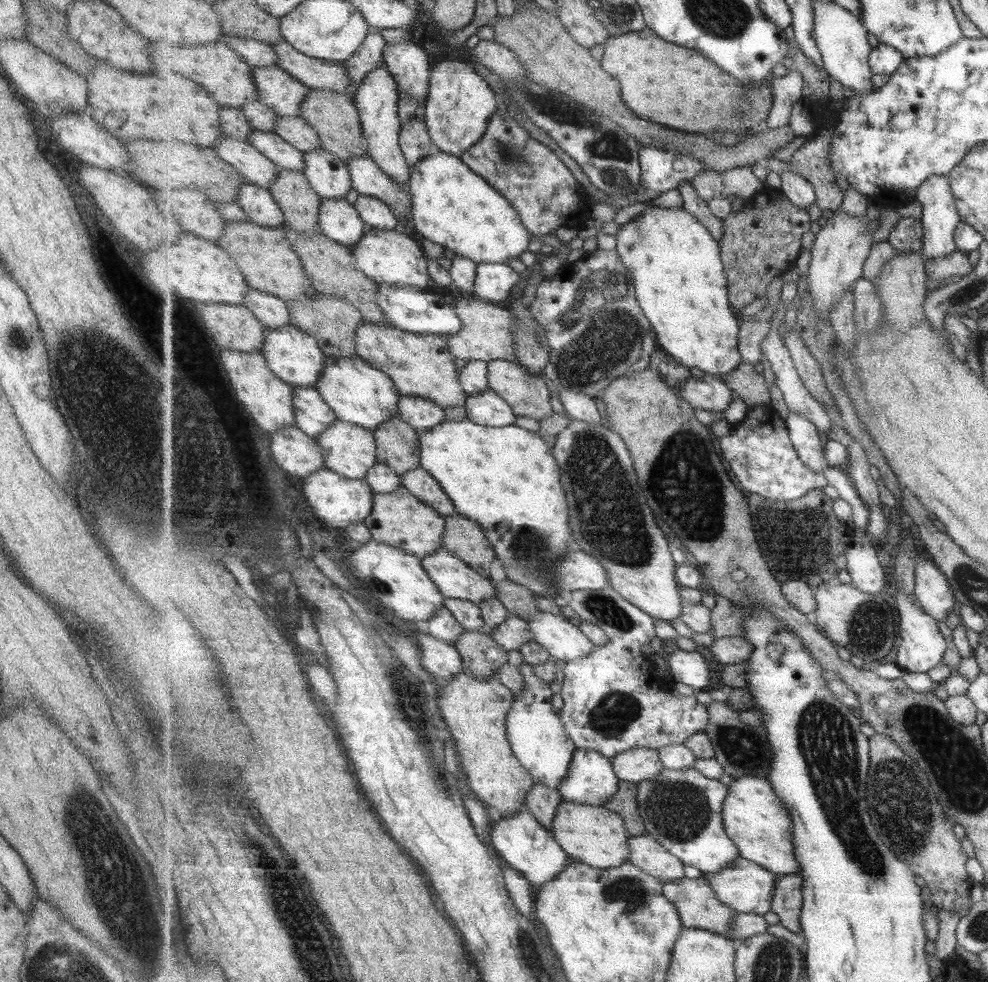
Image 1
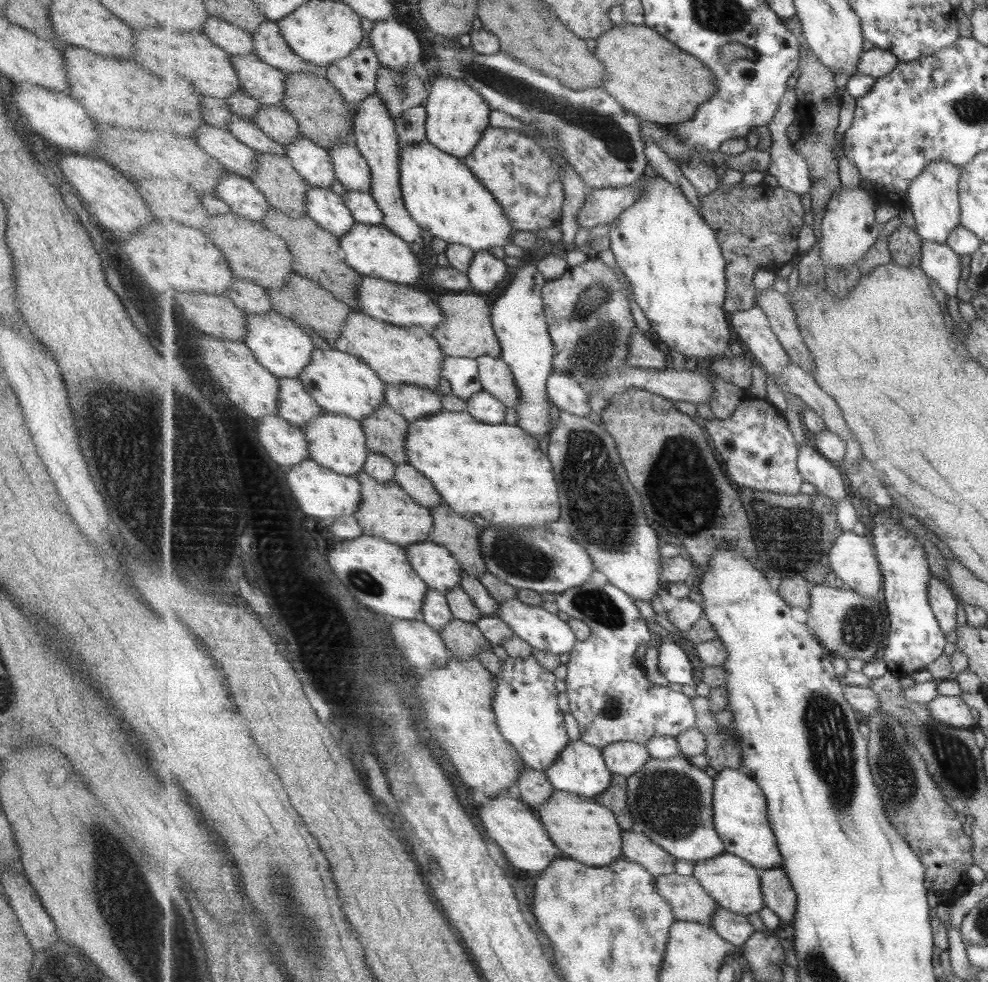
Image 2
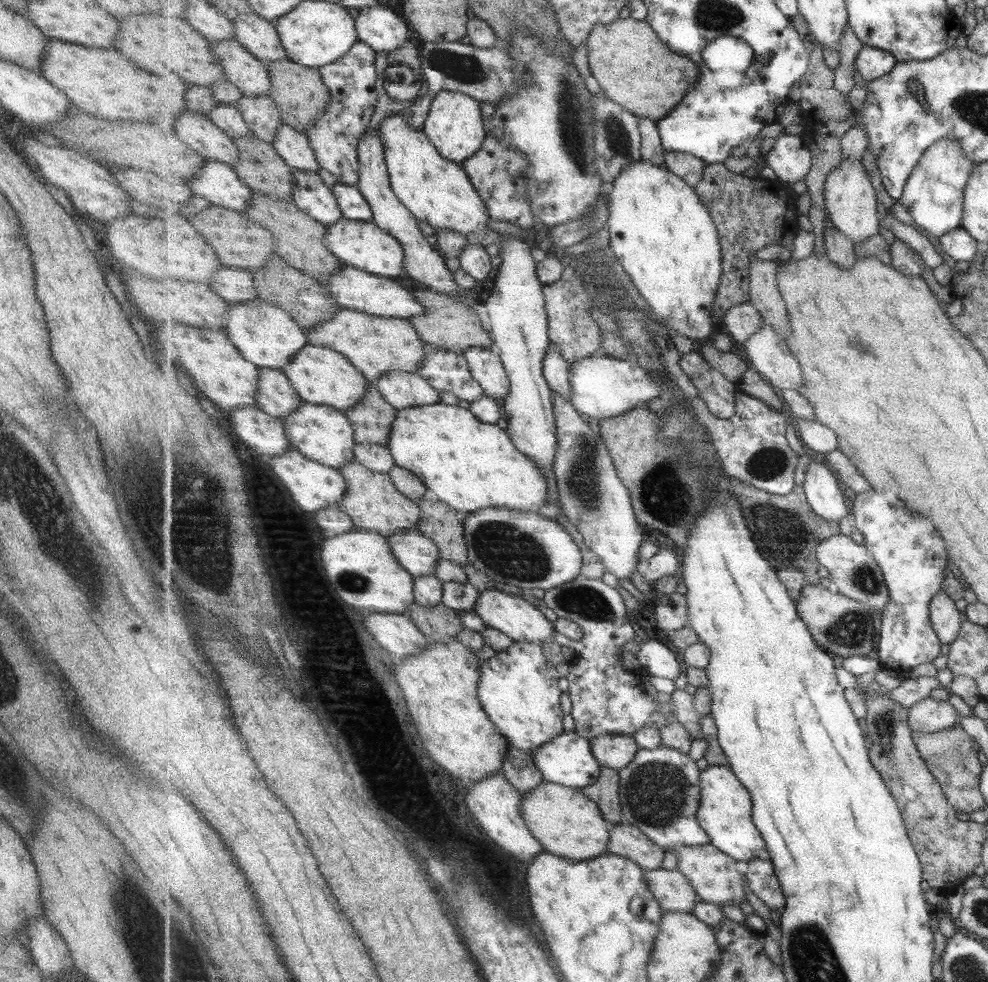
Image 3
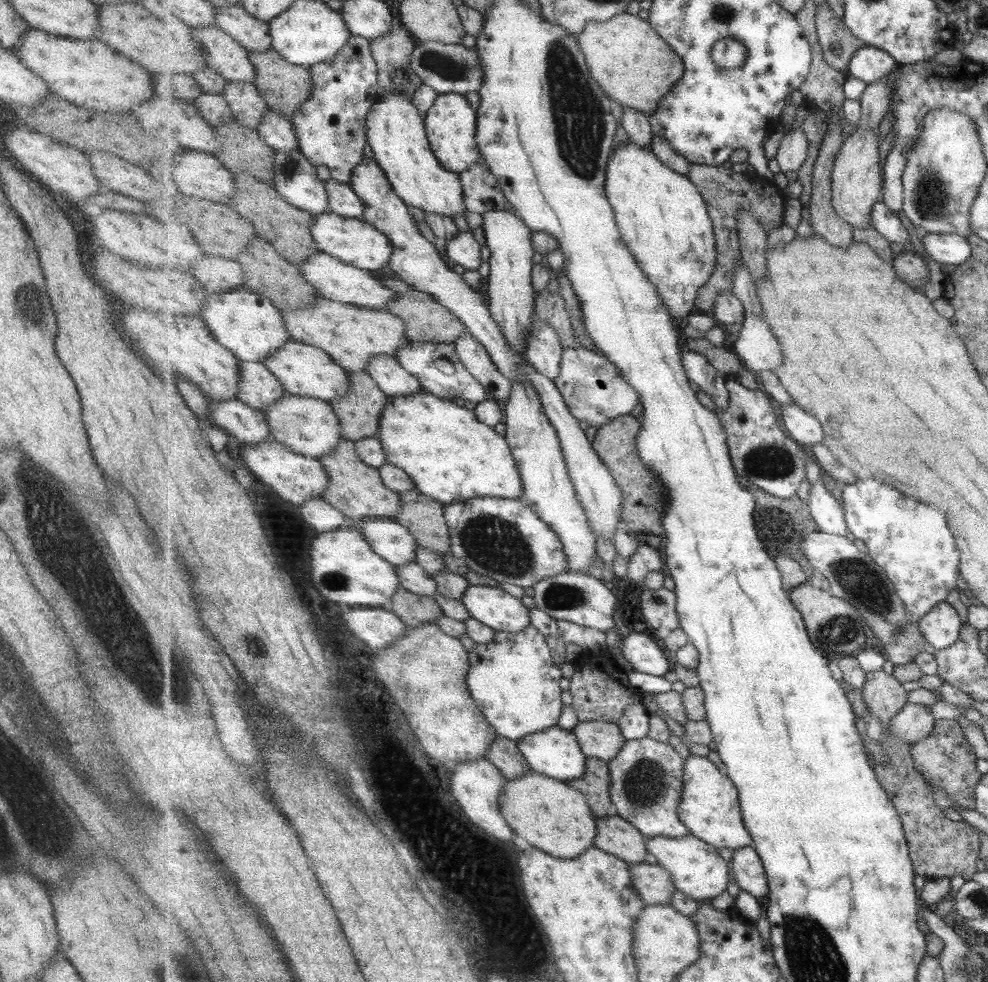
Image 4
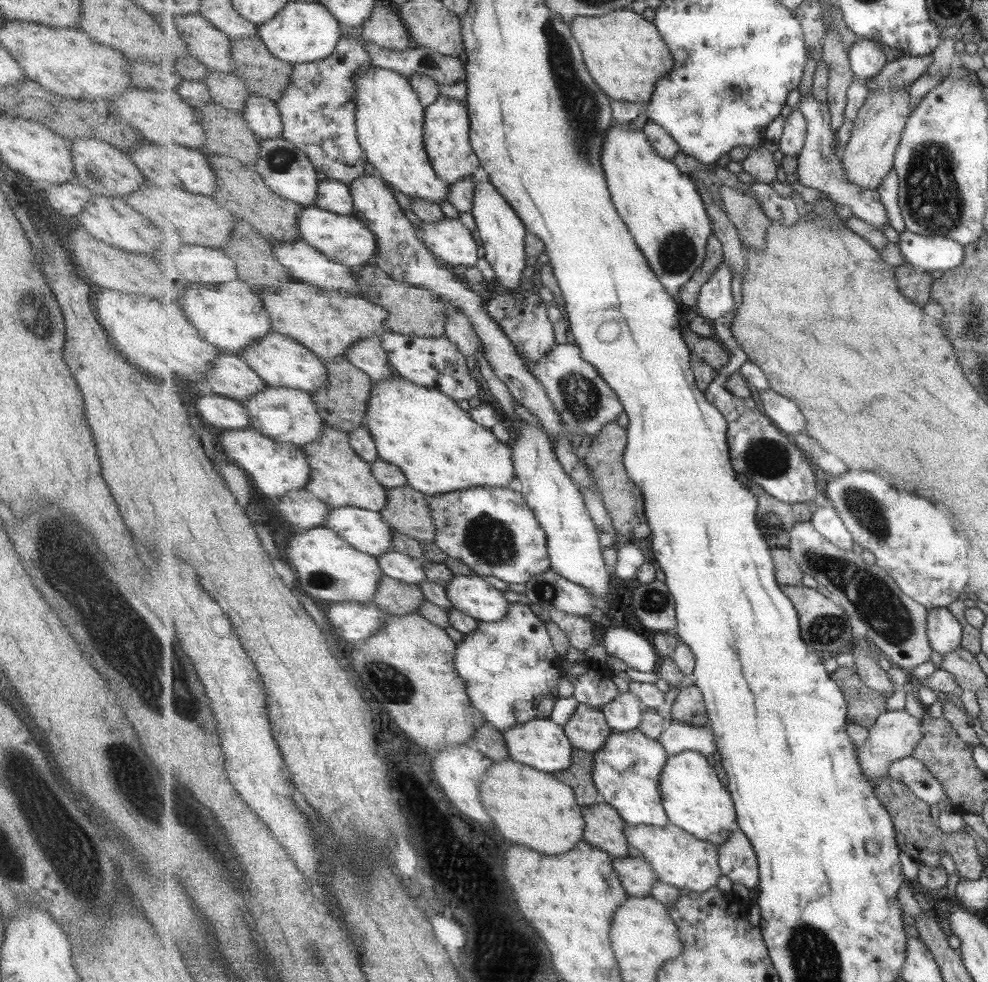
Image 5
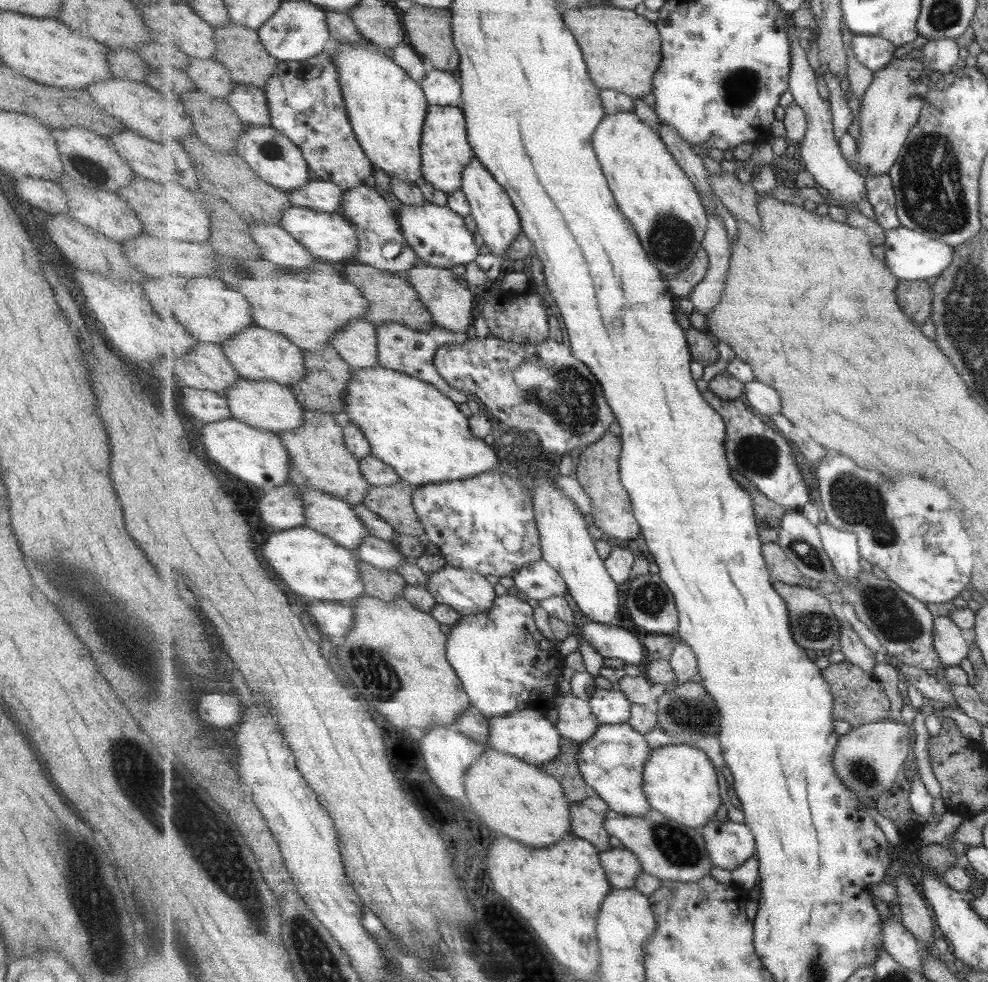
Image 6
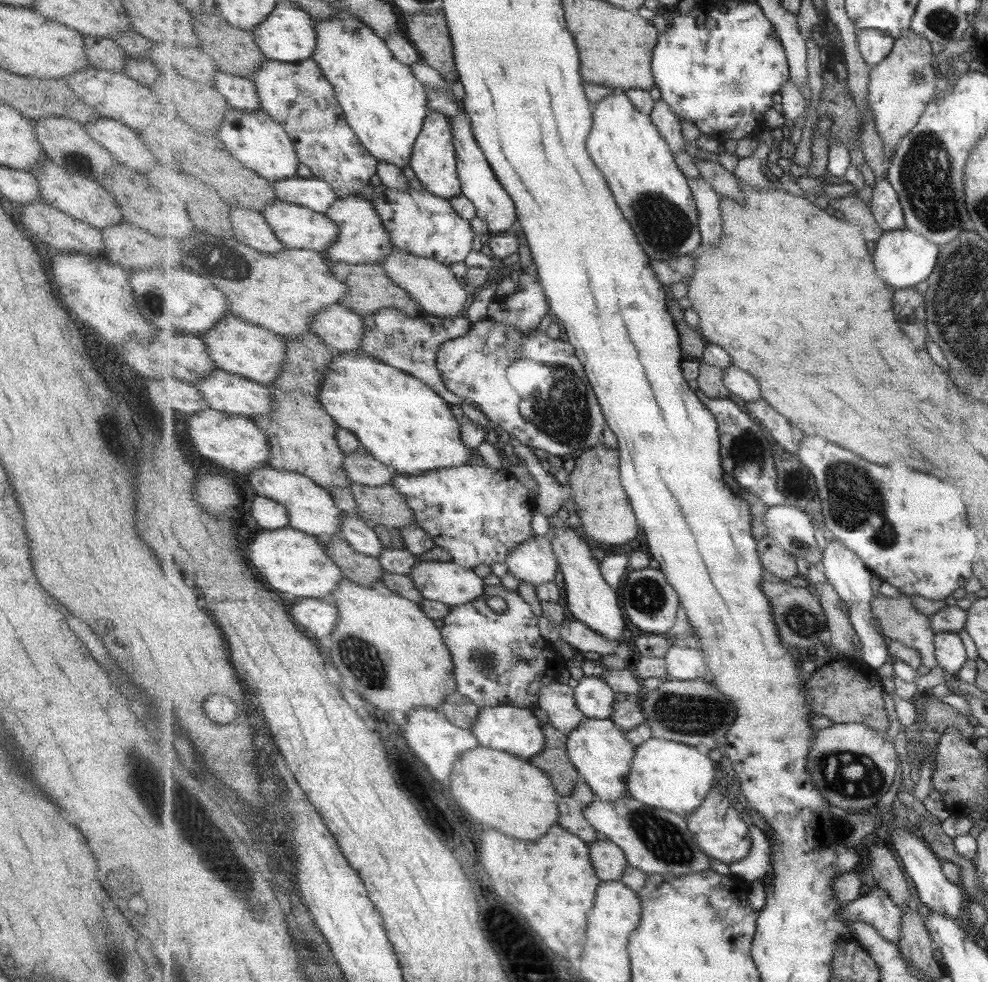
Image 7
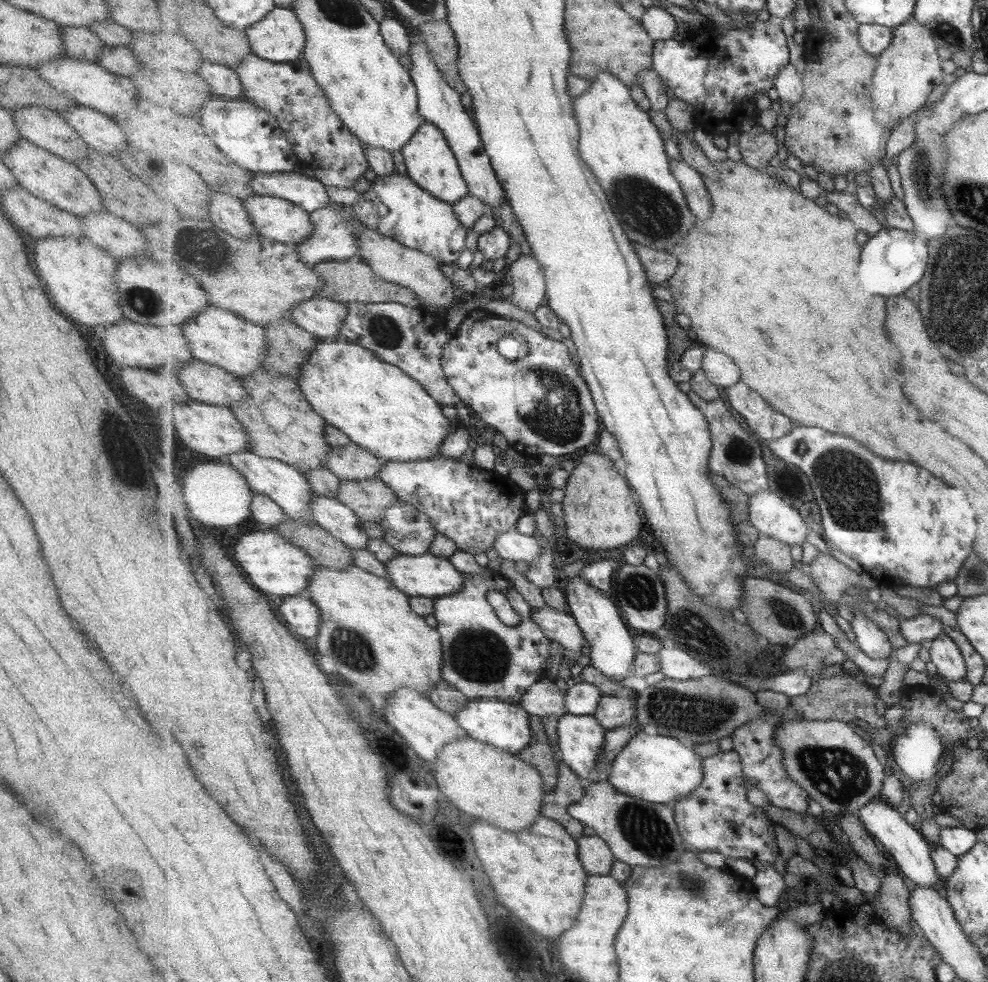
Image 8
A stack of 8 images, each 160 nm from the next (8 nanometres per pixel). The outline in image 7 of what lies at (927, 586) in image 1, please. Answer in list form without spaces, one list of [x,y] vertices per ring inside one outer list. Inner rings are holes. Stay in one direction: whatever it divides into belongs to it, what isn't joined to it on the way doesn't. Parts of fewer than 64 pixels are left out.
[[[943,632],[935,638],[939,667],[949,675],[957,676],[967,664],[967,650],[959,634]]]

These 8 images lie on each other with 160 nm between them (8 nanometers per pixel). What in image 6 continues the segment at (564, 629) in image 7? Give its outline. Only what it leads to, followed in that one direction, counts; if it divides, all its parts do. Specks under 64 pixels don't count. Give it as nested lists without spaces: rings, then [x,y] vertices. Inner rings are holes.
[[[590,621],[582,626],[582,635],[582,641],[587,641],[603,658],[621,659],[637,667],[647,661],[642,640],[625,628]]]

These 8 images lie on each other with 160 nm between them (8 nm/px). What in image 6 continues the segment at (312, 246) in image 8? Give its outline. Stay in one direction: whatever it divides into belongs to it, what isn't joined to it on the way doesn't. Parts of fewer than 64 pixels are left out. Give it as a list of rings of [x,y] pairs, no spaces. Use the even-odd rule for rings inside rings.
[[[363,185],[349,191],[345,191],[343,196],[341,214],[355,226],[358,233],[359,246],[358,251],[354,254],[355,260],[361,264],[378,268],[382,271],[391,271],[396,274],[403,275],[410,268],[415,266],[419,260],[415,251],[406,242],[403,234],[403,226],[399,223],[399,217],[389,202],[375,190],[369,186]],[[389,244],[395,244],[395,257],[387,258],[385,256],[385,248]]]

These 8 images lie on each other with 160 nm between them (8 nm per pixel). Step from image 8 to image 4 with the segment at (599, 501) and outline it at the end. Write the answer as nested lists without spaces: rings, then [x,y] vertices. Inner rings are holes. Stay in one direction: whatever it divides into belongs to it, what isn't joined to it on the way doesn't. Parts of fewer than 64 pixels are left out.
[[[632,415],[618,416],[597,430],[593,445],[595,452],[603,459],[607,468],[610,468],[623,493],[621,522],[635,535],[652,534],[664,537],[666,528],[663,528],[662,518],[668,505],[668,492],[660,478],[639,458],[637,439],[641,427],[642,422]]]

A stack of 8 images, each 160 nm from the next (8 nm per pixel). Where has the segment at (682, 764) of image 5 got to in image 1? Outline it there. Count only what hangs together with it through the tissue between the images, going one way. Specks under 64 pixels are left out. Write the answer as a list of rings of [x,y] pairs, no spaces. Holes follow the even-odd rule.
[[[755,776],[734,780],[724,800],[724,824],[741,857],[760,864],[778,876],[797,875],[801,872],[801,863],[795,856],[791,813],[774,788],[769,780]]]

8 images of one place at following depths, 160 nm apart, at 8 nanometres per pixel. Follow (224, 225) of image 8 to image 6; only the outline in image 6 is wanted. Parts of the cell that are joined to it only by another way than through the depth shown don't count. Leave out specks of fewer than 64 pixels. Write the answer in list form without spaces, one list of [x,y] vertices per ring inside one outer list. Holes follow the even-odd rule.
[[[252,224],[255,242],[263,260],[271,261],[287,269],[306,269],[312,267],[319,258],[315,258],[291,233],[281,225]]]

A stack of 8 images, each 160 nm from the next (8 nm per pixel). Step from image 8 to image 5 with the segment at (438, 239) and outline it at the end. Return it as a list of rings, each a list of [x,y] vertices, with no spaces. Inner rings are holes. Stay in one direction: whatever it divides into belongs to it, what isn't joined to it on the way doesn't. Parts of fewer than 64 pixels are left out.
[[[459,218],[423,222],[419,233],[423,244],[444,266],[475,267],[478,263],[479,244]]]

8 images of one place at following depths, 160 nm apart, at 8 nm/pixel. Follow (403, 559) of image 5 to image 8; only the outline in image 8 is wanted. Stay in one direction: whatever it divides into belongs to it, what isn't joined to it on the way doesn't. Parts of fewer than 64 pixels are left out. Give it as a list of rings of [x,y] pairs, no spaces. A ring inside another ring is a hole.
[[[312,494],[310,520],[320,524],[335,538],[355,549],[367,549],[369,535],[362,529],[362,521],[355,511],[333,496]]]

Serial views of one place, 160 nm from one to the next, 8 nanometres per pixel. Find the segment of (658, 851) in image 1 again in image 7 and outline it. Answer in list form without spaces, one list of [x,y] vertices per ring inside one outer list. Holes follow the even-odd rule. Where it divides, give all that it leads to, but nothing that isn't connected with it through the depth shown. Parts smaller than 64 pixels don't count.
[[[583,778],[579,780],[575,790],[569,796],[559,796],[558,798],[558,823],[569,832],[582,837],[589,844],[597,840],[597,830],[589,824],[584,810],[594,800],[594,790]]]

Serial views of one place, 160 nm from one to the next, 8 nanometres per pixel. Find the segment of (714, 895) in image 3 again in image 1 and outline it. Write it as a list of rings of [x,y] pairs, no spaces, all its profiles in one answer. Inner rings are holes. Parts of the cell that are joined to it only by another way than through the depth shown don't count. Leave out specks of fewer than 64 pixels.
[[[739,857],[730,864],[730,867],[704,877],[718,893],[719,900],[722,900],[723,904],[729,908],[735,909],[738,914],[754,913],[764,916],[767,912],[772,911],[773,891],[779,876],[760,864]]]

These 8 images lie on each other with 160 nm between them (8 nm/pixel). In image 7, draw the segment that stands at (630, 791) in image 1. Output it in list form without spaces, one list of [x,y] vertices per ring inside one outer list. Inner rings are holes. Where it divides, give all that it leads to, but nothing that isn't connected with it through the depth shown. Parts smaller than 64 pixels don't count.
[[[545,724],[542,729],[547,736],[545,746],[529,761],[542,768],[550,777],[559,796],[569,796],[582,776],[571,762],[568,753],[568,733],[560,731],[552,724]]]

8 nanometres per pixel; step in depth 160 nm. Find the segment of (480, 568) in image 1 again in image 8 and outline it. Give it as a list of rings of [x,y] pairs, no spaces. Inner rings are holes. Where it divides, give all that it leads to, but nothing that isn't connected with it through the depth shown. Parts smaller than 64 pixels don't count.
[[[377,476],[363,480],[340,480],[338,499],[351,507],[361,521],[380,522],[381,513],[399,499]]]

